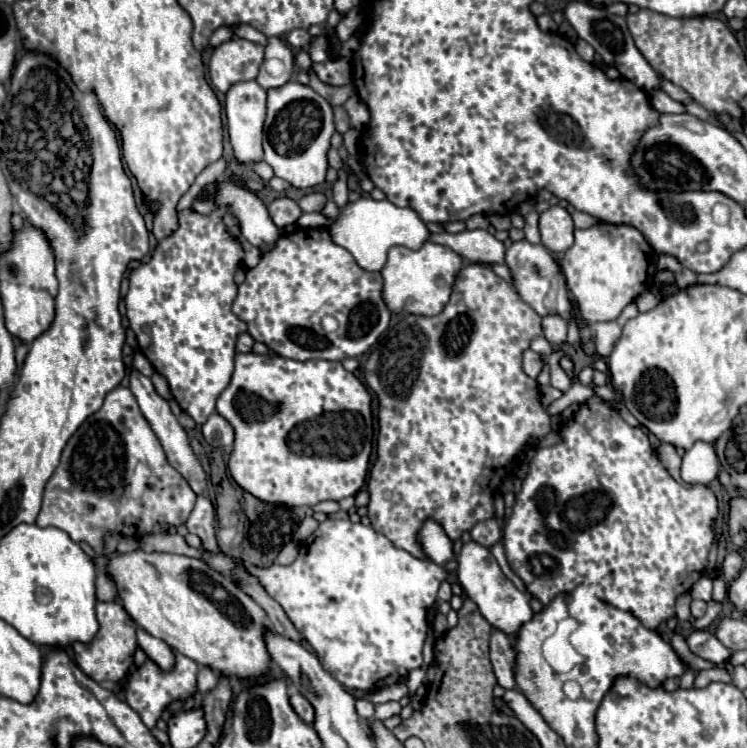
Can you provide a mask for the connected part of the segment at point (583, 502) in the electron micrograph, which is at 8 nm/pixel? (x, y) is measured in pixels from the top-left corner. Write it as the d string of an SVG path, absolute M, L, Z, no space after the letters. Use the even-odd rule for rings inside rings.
M593 395L589 397L585 403L579 405L577 413L561 427L559 431L561 441L549 447L541 447L535 451L531 463L529 463L529 471L523 479L521 491L515 495L515 503L513 503L513 513L503 519L503 547L505 547L505 555L509 561L509 567L523 579L523 583L527 585L527 591L531 597L539 599L543 605L547 605L555 595L563 593L563 591L573 591L575 585L579 583L587 583L593 585L597 591L597 597L613 607L619 609L629 609L647 629L657 629L661 621L667 621L669 617L675 615L675 599L683 593L687 593L691 589L691 585L703 575L703 569L707 565L707 555L711 551L713 539L715 539L715 519L717 519L717 499L713 495L713 491L709 489L709 485L681 485L677 483L667 469L663 467L663 463L659 461L657 453L653 451L649 437L639 429L639 427L631 427L627 425L617 407L613 407L611 403L603 401L601 397Z

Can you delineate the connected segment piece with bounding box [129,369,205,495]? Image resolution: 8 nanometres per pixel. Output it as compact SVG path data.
M131 369L131 375L129 375L129 389L131 389L131 393L133 393L135 399L137 399L137 403L139 403L139 407L141 407L141 413L145 415L145 419L147 419L149 425L151 425L151 429L153 429L155 435L159 437L159 441L161 441L161 445L163 445L163 449L165 449L165 455L167 455L169 465L175 467L175 469L187 479L187 483L191 485L191 489L193 489L197 495L203 493L203 481L205 481L203 467L201 467L197 455L191 451L187 433L185 433L185 429L177 423L177 417L171 413L169 403L167 403L161 395L157 395L157 391L155 391L151 379L145 377L145 375L141 375L137 369Z

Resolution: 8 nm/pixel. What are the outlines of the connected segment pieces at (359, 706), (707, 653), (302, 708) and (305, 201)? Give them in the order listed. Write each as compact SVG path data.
M357 699L355 709L357 709L357 715L359 715L361 719L373 719L373 709L375 709L375 705L373 705L371 701L367 701L367 699Z
M693 631L687 637L687 645L697 657L713 661L717 665L729 661L729 657L731 657L731 651L709 631Z
M293 691L289 701L291 701L295 713L297 713L305 723L313 725L313 721L315 721L315 709L313 709L313 705L311 705L311 703L309 703L309 701L299 693L299 691Z
M309 193L305 197L301 197L299 207L303 213L313 213L313 211L323 211L327 197L323 193Z

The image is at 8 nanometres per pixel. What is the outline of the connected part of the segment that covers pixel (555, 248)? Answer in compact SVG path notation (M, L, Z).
M553 205L539 217L543 245L553 253L563 253L573 245L573 219L561 205Z

